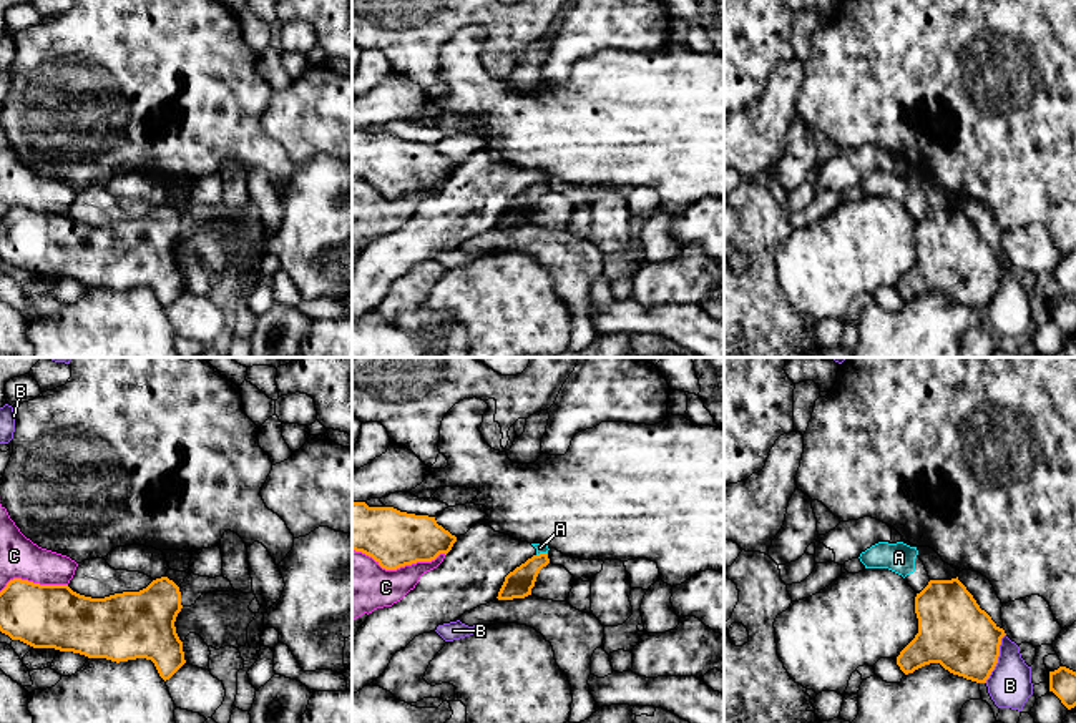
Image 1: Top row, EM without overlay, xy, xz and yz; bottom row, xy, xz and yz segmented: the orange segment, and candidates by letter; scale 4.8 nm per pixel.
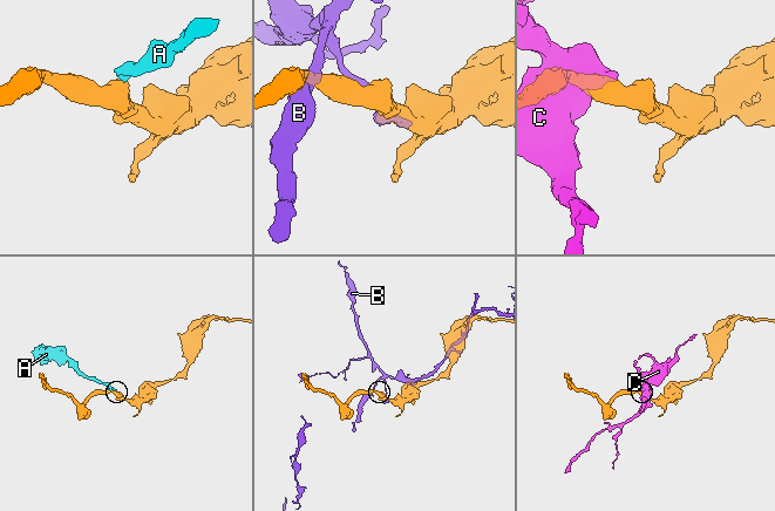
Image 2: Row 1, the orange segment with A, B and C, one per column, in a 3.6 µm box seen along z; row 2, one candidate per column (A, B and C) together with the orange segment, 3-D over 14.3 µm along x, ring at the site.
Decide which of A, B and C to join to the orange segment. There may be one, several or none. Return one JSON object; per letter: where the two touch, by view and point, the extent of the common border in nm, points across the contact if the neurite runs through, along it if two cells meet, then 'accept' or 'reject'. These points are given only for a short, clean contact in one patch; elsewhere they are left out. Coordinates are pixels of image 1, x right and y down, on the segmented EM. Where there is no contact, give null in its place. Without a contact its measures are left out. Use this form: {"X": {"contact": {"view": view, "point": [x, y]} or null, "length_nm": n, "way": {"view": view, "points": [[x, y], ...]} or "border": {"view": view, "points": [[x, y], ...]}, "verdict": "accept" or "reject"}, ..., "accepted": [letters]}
{"A": {"contact": {"view": "xz", "point": [542, 554]}, "length_nm": 60, "border": {"view": "xz", "points": [[547, 552], [537, 555]]}, "verdict": "reject"}, "B": {"contact": {"view": "yz", "point": [997, 659]}, "length_nm": 260, "verdict": "reject"}, "C": {"contact": {"view": "xz", "point": [399, 567]}, "length_nm": 460, "verdict": "reject"}, "accepted": []}

